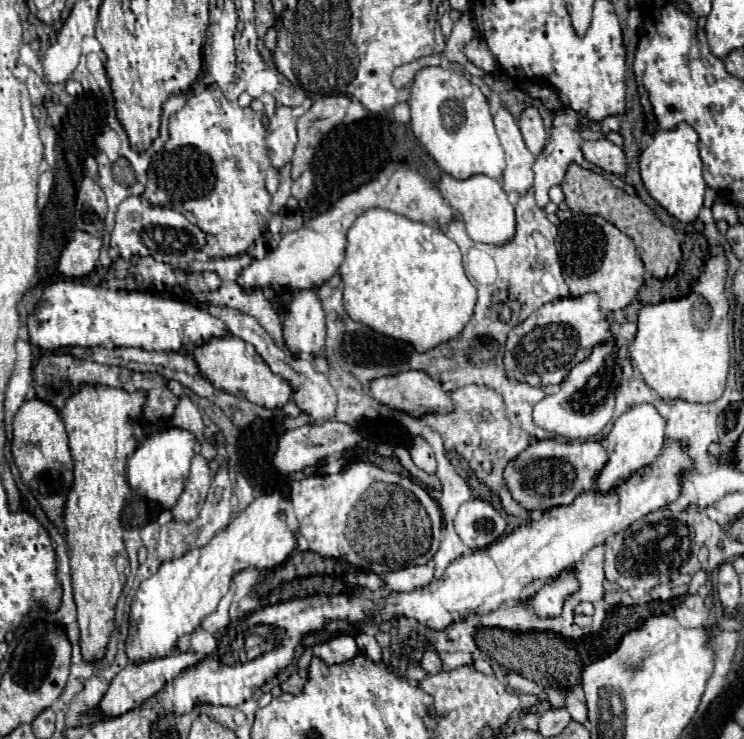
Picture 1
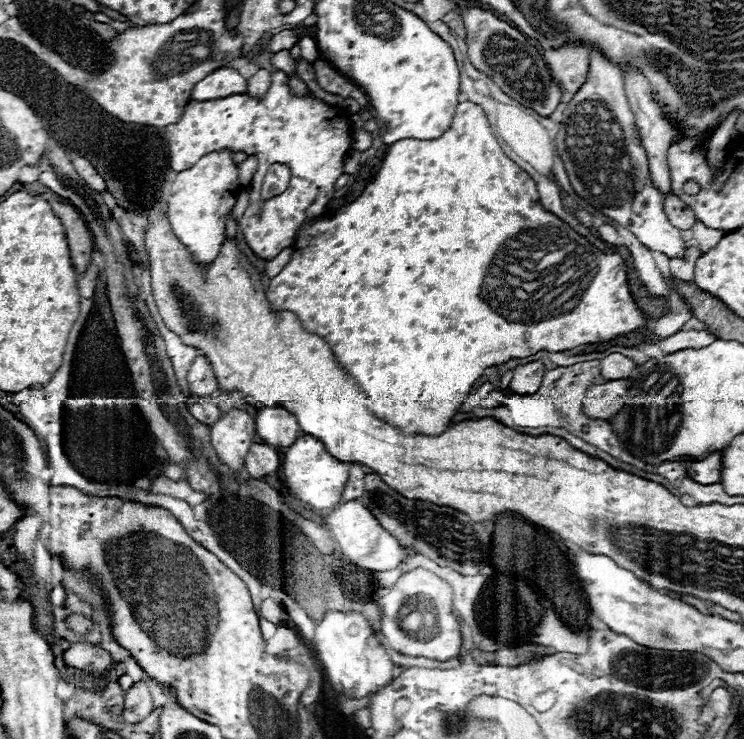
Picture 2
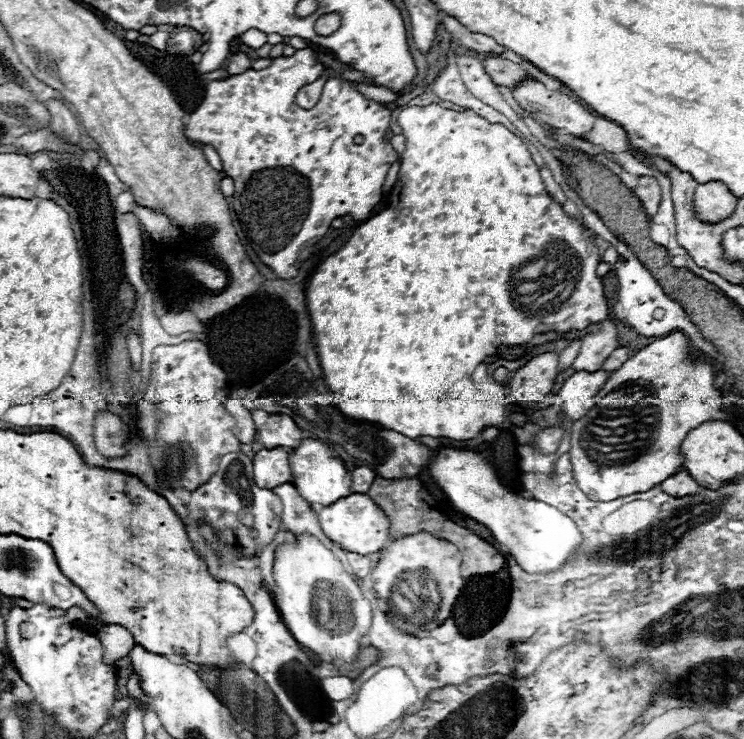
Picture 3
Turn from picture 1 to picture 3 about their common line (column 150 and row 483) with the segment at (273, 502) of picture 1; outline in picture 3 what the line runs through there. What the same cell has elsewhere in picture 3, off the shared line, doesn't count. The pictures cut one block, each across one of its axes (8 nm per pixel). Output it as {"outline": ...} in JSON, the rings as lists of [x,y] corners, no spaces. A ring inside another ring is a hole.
{"outline":[[[680,332],[668,334],[666,338],[660,338],[634,356],[630,356],[618,370],[614,370],[606,384],[598,392],[598,404],[580,420],[572,424],[572,436],[570,436],[570,462],[572,462],[572,476],[578,484],[578,488],[590,498],[590,500],[616,500],[622,496],[630,496],[636,492],[646,492],[660,482],[664,482],[674,472],[680,472],[684,456],[680,452],[680,444],[684,442],[686,434],[694,428],[698,428],[702,422],[714,420],[712,414],[720,406],[720,396],[714,388],[714,372],[712,364],[706,360],[692,358],[688,348],[688,338]],[[592,452],[604,454],[604,460],[594,460]]]}

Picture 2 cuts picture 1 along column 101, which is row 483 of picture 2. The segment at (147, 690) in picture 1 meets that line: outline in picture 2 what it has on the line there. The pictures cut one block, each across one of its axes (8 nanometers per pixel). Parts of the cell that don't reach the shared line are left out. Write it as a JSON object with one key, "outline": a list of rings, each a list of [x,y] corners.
{"outline":[[[714,452],[704,460],[696,460],[688,466],[690,476],[700,484],[720,482],[722,476],[722,452]]]}

